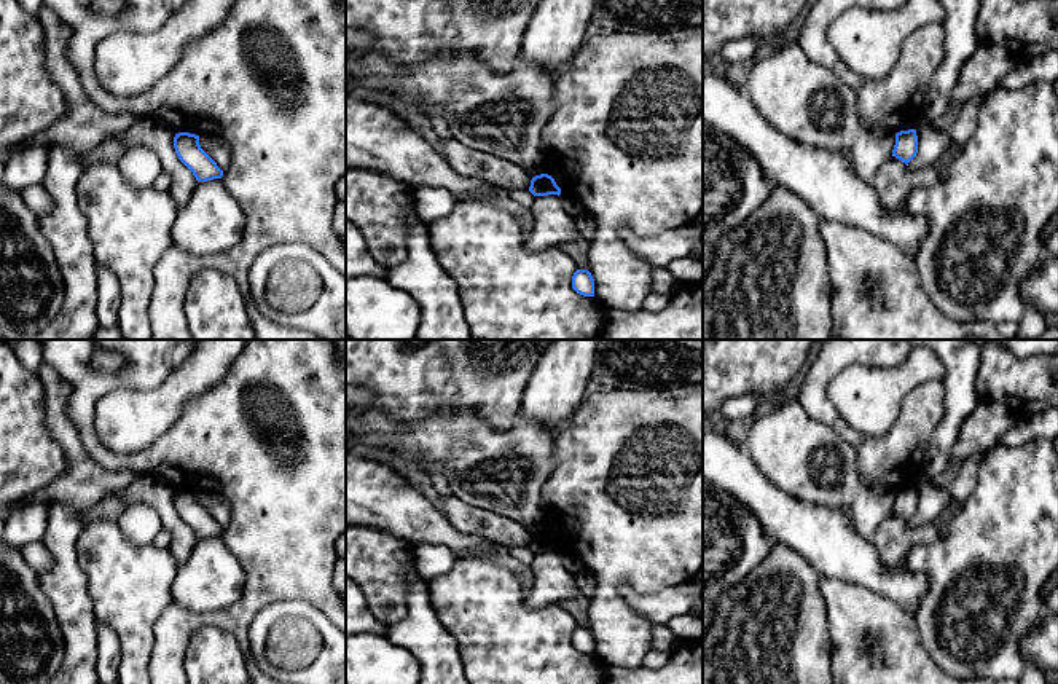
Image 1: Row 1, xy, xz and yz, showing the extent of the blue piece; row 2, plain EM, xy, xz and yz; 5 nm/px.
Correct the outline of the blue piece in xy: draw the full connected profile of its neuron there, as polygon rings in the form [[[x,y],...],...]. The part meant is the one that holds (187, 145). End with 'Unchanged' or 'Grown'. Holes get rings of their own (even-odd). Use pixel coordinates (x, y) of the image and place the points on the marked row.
[[[178,132],[174,137],[174,148],[178,159],[193,172],[198,182],[207,182],[223,177],[223,171],[201,148],[199,136]]]. Unchanged

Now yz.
[[[916,129],[897,132],[892,156],[895,156],[897,159],[908,166],[908,163],[916,156],[916,153],[918,153]]]. Unchanged

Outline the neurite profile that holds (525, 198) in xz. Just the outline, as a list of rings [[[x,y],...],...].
[[[511,188],[507,193],[515,202],[518,202],[519,206],[523,206],[527,210],[531,210],[532,204],[535,201],[535,196],[529,191],[529,188],[526,188],[526,190]]]

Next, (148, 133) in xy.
[[[140,118],[126,132],[112,139],[126,142],[129,148],[151,148],[159,156],[163,172],[170,177],[167,191],[170,193],[177,209],[180,209],[188,202],[198,185],[198,180],[193,172],[178,159],[174,148],[174,137],[174,129],[164,126],[161,121],[153,118]]]

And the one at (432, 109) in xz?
[[[433,99],[432,102],[427,102],[424,105],[424,113],[430,118],[433,129],[440,136],[440,139],[448,139],[453,136],[441,115],[441,105],[443,105],[443,99]]]

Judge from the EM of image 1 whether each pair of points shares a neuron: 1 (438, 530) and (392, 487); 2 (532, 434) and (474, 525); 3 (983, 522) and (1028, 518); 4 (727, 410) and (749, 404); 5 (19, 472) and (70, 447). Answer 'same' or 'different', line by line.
1: same
2: different
3: same
4: same
5: different

